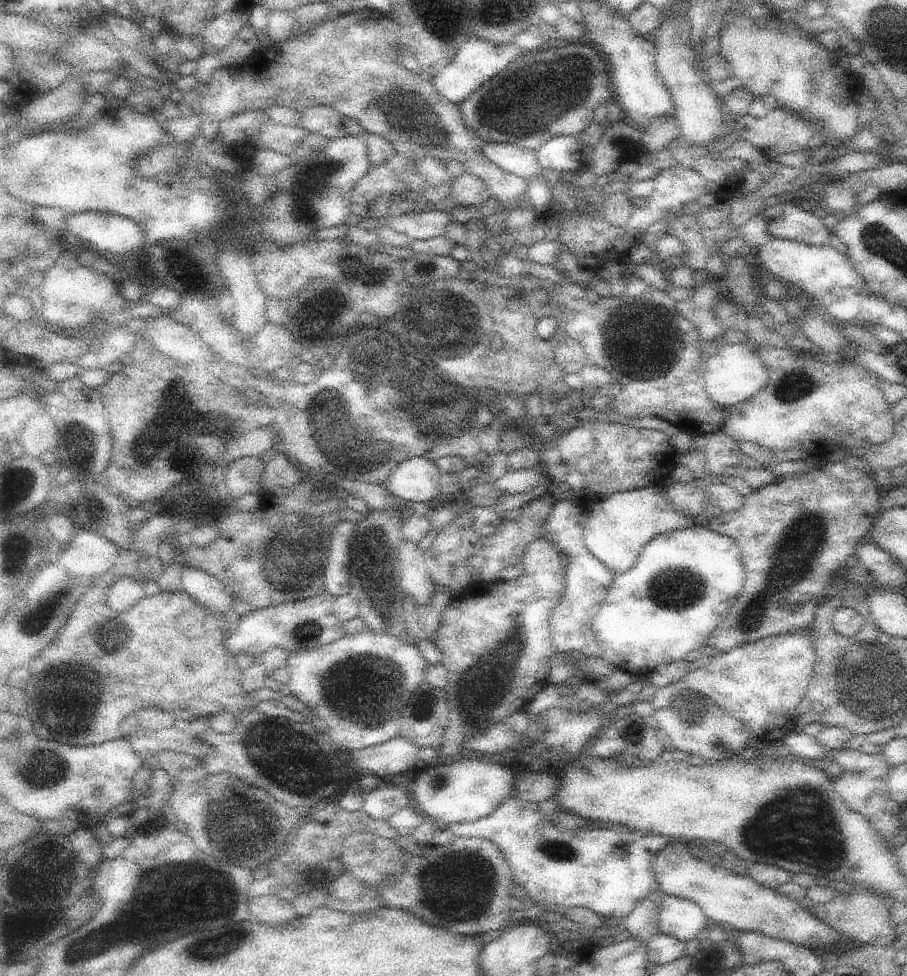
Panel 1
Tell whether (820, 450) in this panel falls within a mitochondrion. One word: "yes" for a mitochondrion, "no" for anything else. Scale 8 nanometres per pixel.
no

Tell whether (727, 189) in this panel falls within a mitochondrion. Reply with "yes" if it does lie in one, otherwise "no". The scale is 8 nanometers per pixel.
no

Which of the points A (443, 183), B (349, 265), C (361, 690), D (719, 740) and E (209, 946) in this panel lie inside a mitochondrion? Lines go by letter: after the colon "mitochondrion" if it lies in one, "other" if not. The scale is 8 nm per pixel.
A: other
B: mitochondrion
C: mitochondrion
D: mitochondrion
E: mitochondrion

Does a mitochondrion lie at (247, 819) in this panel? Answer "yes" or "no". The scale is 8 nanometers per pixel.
yes

